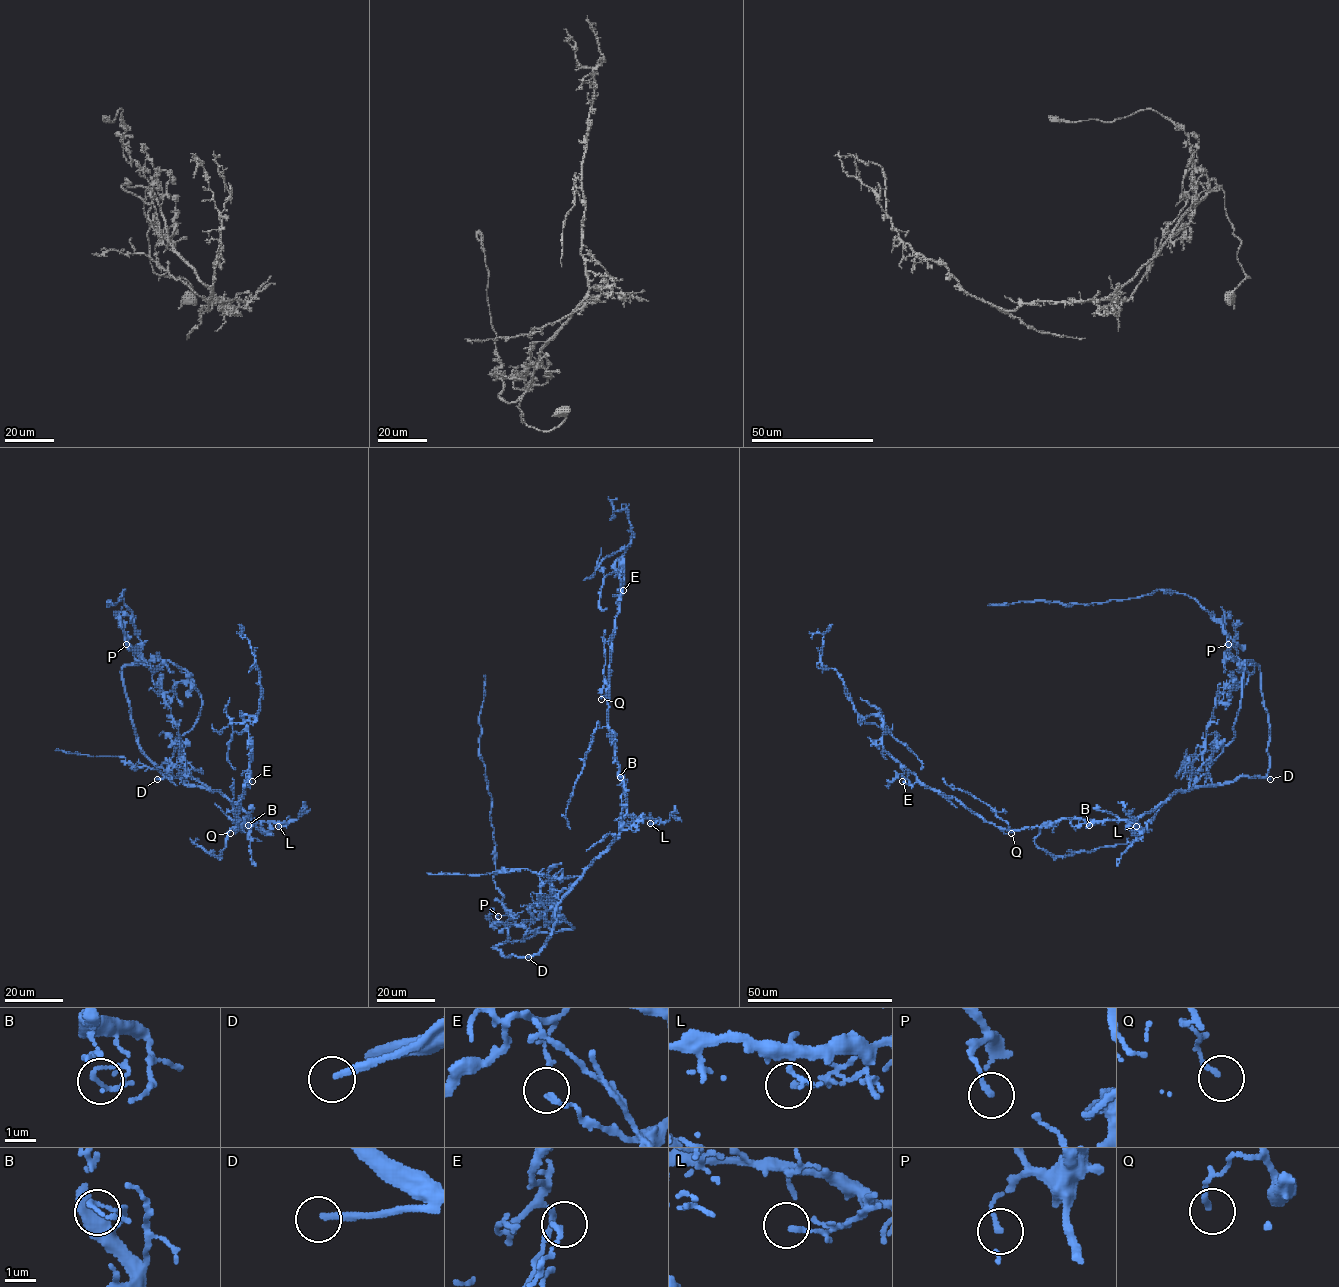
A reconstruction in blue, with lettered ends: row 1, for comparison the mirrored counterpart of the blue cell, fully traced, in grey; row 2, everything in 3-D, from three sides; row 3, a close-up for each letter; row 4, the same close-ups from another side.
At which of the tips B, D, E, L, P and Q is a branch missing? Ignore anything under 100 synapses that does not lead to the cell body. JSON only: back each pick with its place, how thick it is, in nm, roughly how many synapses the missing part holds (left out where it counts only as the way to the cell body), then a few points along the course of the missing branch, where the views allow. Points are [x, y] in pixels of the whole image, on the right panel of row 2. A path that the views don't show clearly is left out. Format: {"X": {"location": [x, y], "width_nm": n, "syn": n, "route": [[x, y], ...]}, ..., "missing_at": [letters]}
{"D": {"location": [1270, 779], "width_nm": 240, "route": [[1270, 779], [1279, 758], [1288, 803], [1286, 848], [1283, 849]]}, "missing_at": ["D"]}

